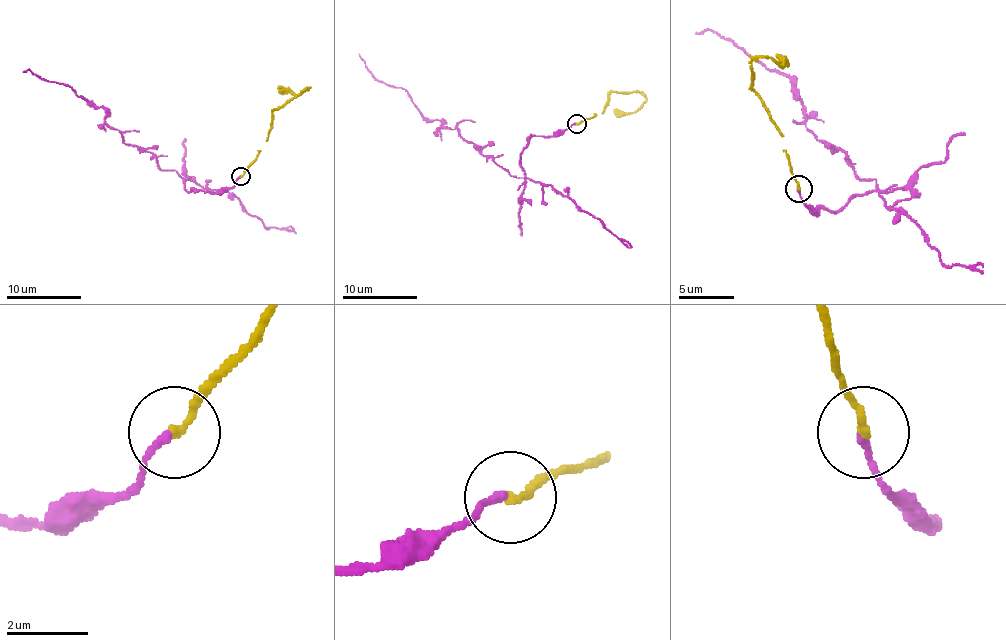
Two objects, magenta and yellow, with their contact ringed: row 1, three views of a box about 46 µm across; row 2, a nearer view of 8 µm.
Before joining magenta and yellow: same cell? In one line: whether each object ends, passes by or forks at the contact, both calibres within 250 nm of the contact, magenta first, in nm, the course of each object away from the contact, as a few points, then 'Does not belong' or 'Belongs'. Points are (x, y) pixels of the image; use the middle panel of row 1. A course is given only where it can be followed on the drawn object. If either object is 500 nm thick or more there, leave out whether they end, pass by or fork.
At the ring magenta ends. At the ring yellow ends. Thickness 180 nm (magenta) against 170 nm. Course of magenta: (576, 123), (552, 136), (531, 136), (520, 155), (522, 177), (515, 177), (457, 129), (427, 119), (358, 54). Course of yellow: (576, 123), (602, 114), (612, 91), (640, 91), (645, 97), (634, 112), (617, 112), (613, 108). Does not belong

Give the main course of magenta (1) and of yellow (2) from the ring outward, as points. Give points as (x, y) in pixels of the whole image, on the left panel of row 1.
1: (240, 176), (216, 192), (184, 189), (188, 178), (128, 146), (100, 107), (22, 71)
2: (240, 176), (266, 140), (276, 109), (309, 88), (304, 88), (298, 94), (277, 86)

